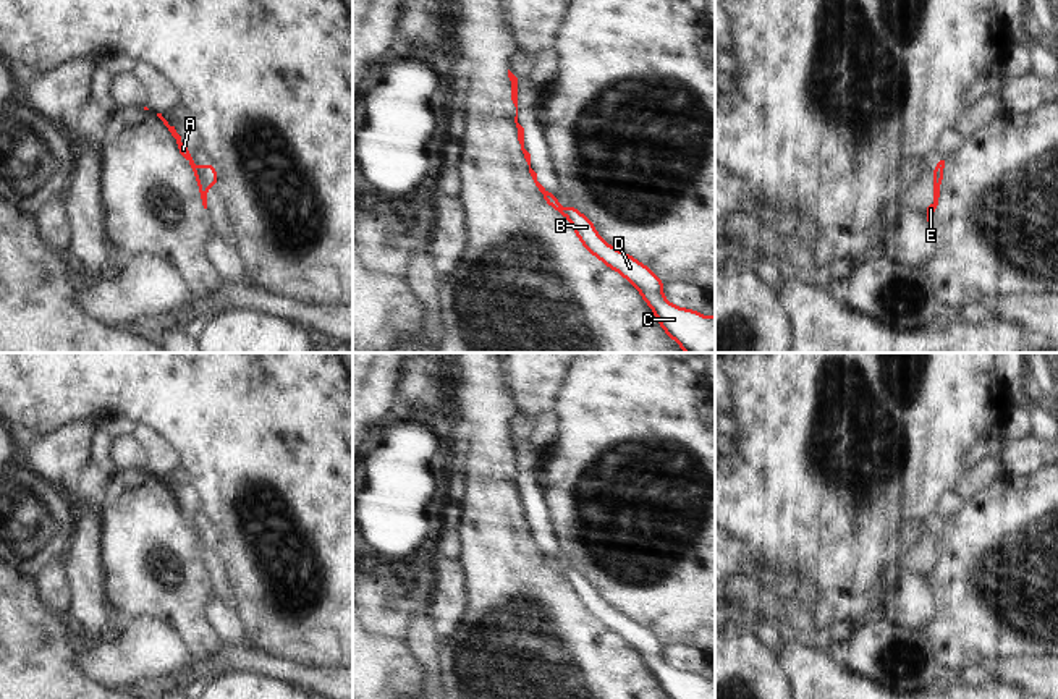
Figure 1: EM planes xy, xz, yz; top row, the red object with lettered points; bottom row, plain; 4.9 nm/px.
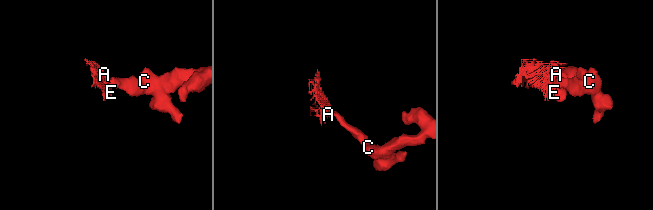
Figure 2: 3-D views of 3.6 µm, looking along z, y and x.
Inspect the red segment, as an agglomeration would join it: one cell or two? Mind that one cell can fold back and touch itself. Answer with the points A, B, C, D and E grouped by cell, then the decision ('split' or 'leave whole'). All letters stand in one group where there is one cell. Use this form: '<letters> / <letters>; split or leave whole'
A E / B C D; split

